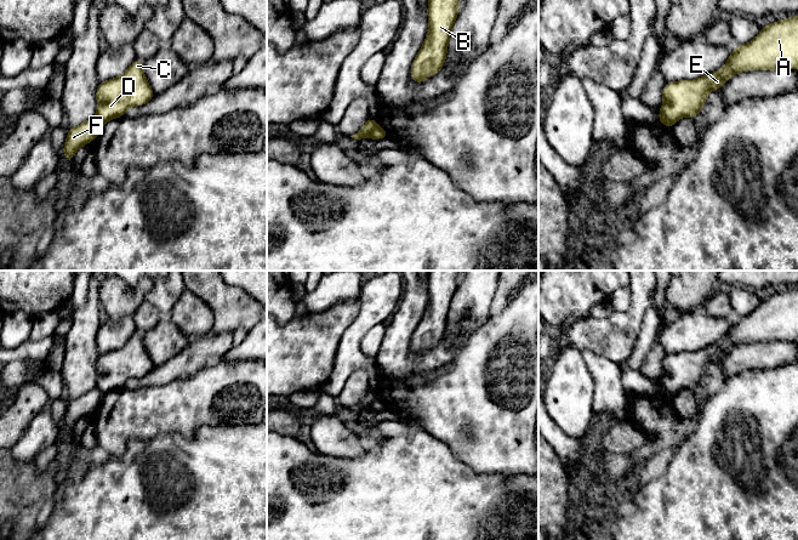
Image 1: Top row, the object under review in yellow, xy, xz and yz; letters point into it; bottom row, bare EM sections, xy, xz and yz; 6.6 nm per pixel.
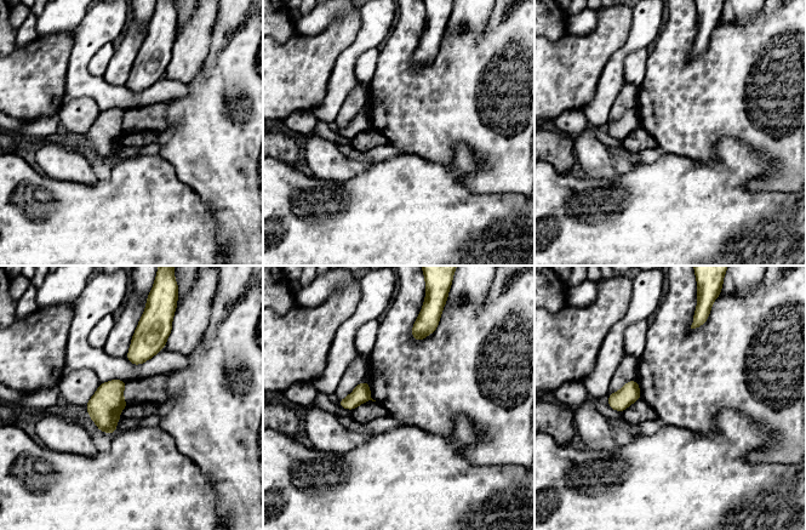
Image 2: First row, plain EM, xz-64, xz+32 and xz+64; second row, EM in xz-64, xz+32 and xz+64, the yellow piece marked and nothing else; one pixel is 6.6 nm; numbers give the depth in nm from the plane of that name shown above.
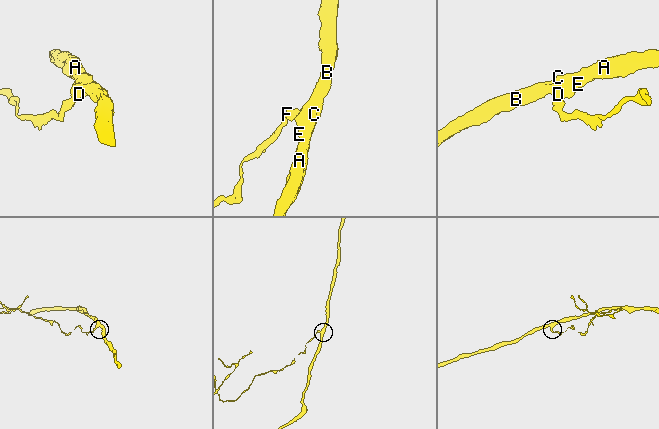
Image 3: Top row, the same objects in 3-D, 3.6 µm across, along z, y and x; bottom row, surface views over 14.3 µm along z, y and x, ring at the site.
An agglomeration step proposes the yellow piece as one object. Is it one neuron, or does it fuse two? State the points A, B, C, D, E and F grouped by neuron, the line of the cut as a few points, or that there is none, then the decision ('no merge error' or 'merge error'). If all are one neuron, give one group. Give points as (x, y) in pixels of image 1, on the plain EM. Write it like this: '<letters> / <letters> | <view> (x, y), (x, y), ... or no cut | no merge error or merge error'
A B C D E / F | xz (377, 396), (365, 408) | merge error

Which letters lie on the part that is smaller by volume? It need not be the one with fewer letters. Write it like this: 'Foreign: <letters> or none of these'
Foreign: F

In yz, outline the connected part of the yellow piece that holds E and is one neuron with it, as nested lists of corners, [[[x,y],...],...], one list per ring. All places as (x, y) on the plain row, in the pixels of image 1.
[[[798,288],[765,296],[748,316],[733,322],[722,342],[696,352],[668,353],[659,387],[674,396],[683,388],[697,390],[712,362],[745,342],[798,341]]]

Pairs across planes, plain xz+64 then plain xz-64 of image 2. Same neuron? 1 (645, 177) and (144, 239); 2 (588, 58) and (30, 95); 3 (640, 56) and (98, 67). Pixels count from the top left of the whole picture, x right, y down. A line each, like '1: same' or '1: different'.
1: same
2: same
3: same

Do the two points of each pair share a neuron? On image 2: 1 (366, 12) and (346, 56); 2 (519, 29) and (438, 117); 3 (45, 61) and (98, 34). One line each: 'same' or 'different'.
1: same
2: same
3: different

